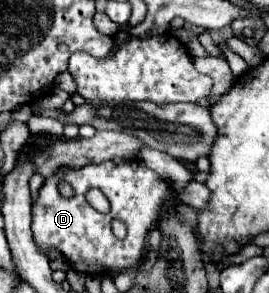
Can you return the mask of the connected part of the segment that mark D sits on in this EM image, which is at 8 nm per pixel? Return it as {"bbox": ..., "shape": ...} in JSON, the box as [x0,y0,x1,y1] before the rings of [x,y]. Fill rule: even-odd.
{"bbox":[33,160,171,276],"shape":[[[133,160],[129,164],[123,164],[123,162],[101,162],[101,164],[89,164],[89,166],[83,166],[79,170],[69,170],[69,168],[63,168],[57,176],[49,178],[41,190],[39,190],[39,196],[33,204],[33,238],[39,246],[45,246],[45,248],[57,248],[69,262],[69,266],[81,274],[89,274],[89,276],[99,276],[99,274],[107,274],[111,270],[119,270],[119,268],[137,268],[147,252],[147,238],[149,238],[149,232],[157,226],[157,222],[161,220],[161,214],[163,214],[163,206],[167,202],[171,194],[171,186],[159,178],[153,170],[147,170],[145,164],[141,164],[139,160]],[[59,180],[67,180],[75,194],[71,198],[65,198],[61,196],[57,184]],[[89,188],[99,188],[109,204],[111,204],[111,210],[107,214],[101,214],[97,212],[87,200],[85,200],[85,192]],[[113,220],[121,220],[125,226],[127,226],[127,236],[125,238],[117,238],[113,232],[111,232],[111,222]]]}

